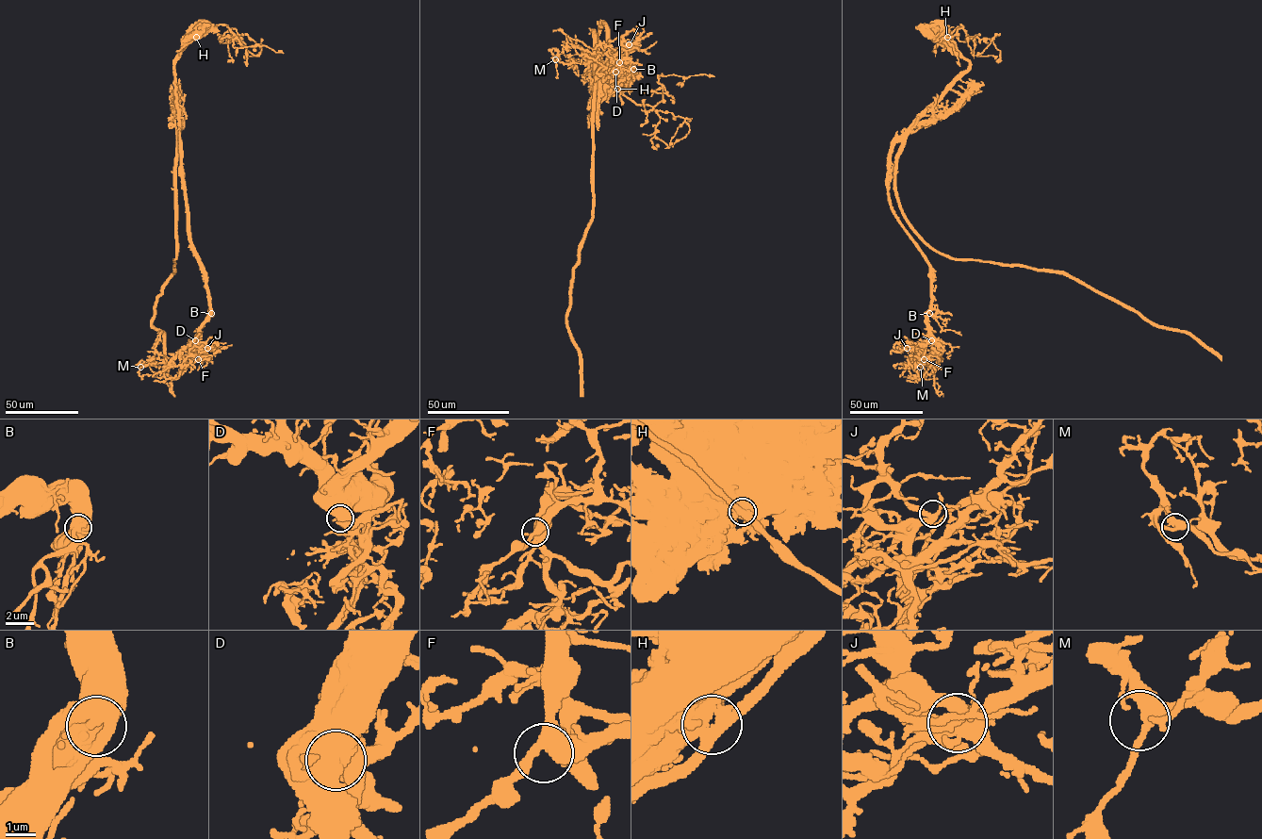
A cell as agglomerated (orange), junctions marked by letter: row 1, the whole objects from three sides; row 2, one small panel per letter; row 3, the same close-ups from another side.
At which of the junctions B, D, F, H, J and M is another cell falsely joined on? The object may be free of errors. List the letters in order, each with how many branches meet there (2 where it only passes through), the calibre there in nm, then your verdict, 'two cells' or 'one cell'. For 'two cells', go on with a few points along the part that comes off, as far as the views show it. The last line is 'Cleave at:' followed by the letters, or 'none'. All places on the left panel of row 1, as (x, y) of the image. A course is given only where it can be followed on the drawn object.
B: branches 3; calibre 360 nm; one cell
D: branches 3; calibre 500 nm; one cell
F: branches 3; calibre 440 nm; one cell
H: branches 3; calibre 550 nm; two cells; course (196, 37), (210, 26), (224, 24), (236, 30), (234, 47), (265, 45), (283, 53)
J: branches 3; calibre 360 nm; one cell
M: branches 3; calibre 360 nm; one cell
Cleave at: H

